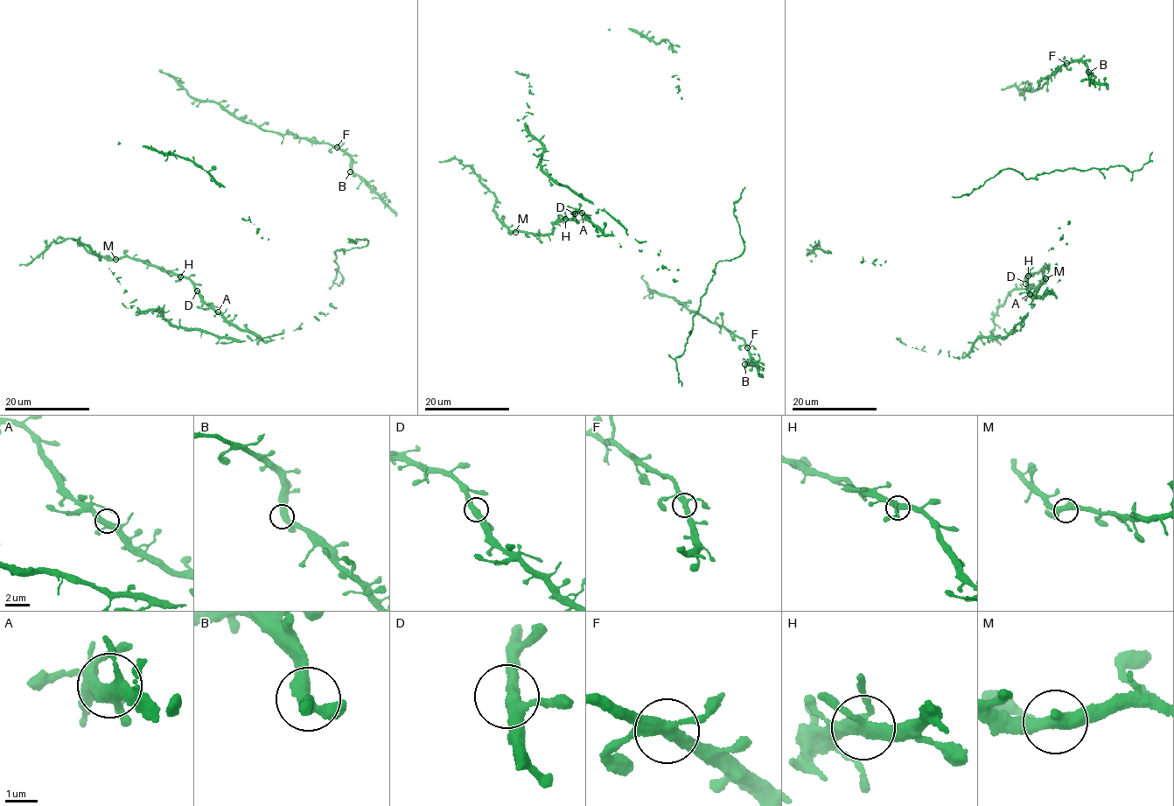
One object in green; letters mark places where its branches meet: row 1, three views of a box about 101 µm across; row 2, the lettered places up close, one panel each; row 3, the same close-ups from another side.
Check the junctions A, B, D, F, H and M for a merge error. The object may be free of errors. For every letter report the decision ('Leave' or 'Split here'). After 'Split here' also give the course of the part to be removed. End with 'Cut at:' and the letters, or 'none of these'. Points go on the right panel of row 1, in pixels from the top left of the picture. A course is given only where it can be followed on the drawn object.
A: Leave
B: Leave
D: Leave
F: Leave
H: Leave
M: Leave
Cut at: none of these

